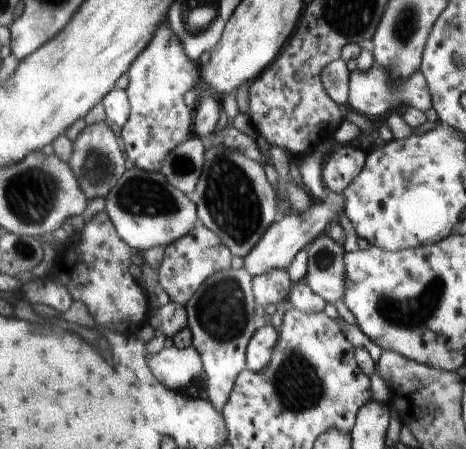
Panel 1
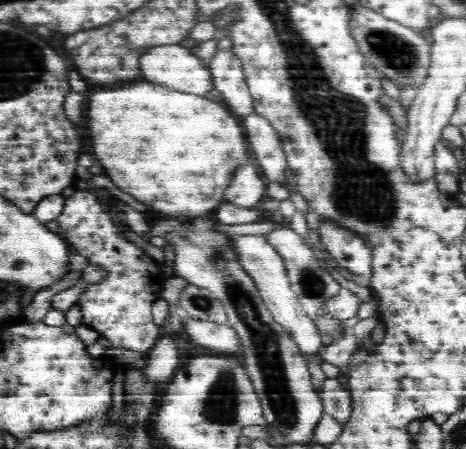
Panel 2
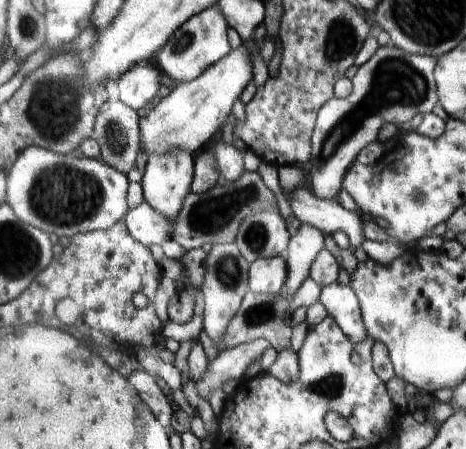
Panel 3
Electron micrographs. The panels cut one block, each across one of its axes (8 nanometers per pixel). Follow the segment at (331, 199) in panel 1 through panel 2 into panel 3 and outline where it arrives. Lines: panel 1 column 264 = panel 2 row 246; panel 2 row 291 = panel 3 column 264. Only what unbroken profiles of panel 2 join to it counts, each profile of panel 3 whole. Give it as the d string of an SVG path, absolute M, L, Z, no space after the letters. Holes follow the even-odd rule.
M285 256L263 258L251 264L251 290L261 294L281 294L287 286L289 266Z

